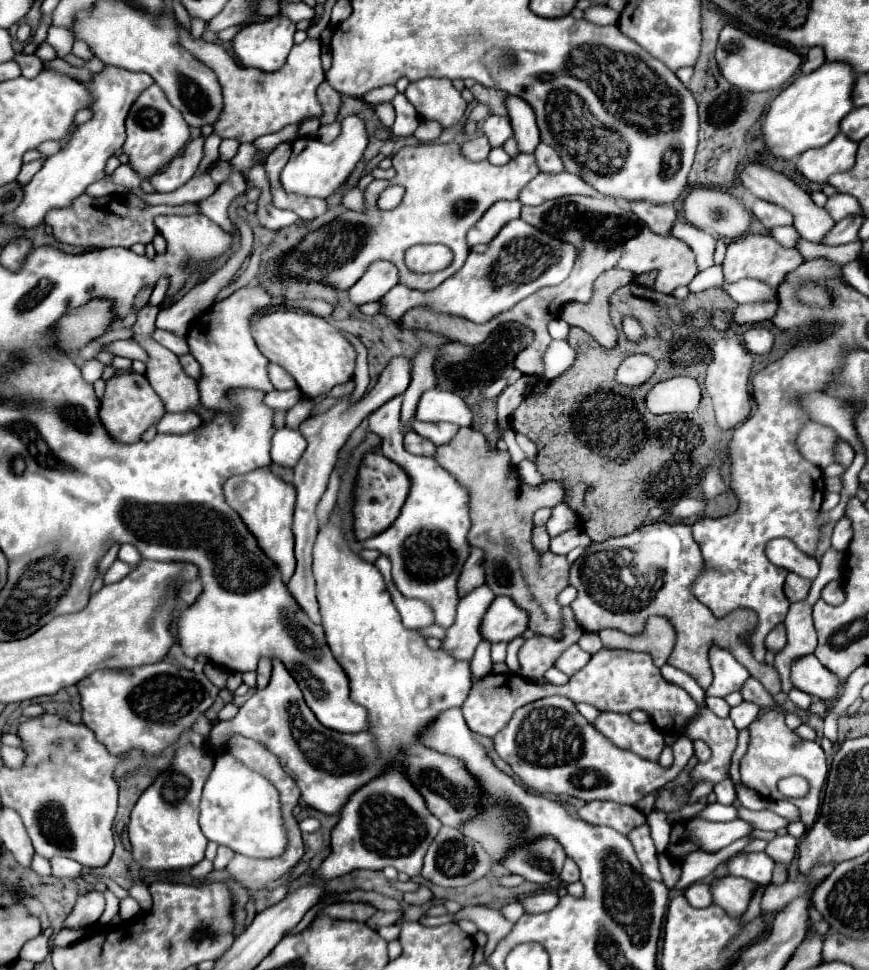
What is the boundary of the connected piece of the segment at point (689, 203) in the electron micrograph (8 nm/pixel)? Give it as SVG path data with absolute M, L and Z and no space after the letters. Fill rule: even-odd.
M692 190L684 200L684 214L688 224L732 240L746 234L750 226L750 212L744 204L718 190Z

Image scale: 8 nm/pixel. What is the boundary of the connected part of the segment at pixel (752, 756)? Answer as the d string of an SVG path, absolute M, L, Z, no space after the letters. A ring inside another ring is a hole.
M772 708L764 712L758 720L754 720L748 726L750 732L750 744L748 752L740 760L740 780L744 786L756 790L768 800L786 800L784 794L778 792L776 784L778 780L786 776L802 776L810 784L810 790L802 798L790 798L792 804L798 806L802 814L802 822L806 826L812 826L818 816L818 806L820 806L820 792L828 778L828 765L824 750L820 748L818 742L810 742L800 738L796 732L792 732L786 722L784 722L784 710L782 708ZM810 822L810 824L808 824Z

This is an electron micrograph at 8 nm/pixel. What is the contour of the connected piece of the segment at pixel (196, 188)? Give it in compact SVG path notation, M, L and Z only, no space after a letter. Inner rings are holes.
M204 174L190 179L186 184L171 193L144 194L142 190L134 192L148 204L182 205L196 203L212 195L217 189L209 174Z

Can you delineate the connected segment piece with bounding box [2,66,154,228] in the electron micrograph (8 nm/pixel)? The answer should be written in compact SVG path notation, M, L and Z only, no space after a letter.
M104 66L102 72L92 74L92 78L86 82L86 90L92 96L92 104L90 104L92 120L74 128L66 146L58 154L50 156L44 162L42 170L24 186L24 200L20 208L16 208L12 214L6 214L2 222L22 226L22 228L34 228L44 220L50 208L70 204L70 200L84 194L86 186L90 186L92 182L104 180L106 160L116 150L120 150L126 140L126 126L124 126L126 114L130 112L140 92L144 92L152 84L154 80L150 74L130 72L118 66Z

